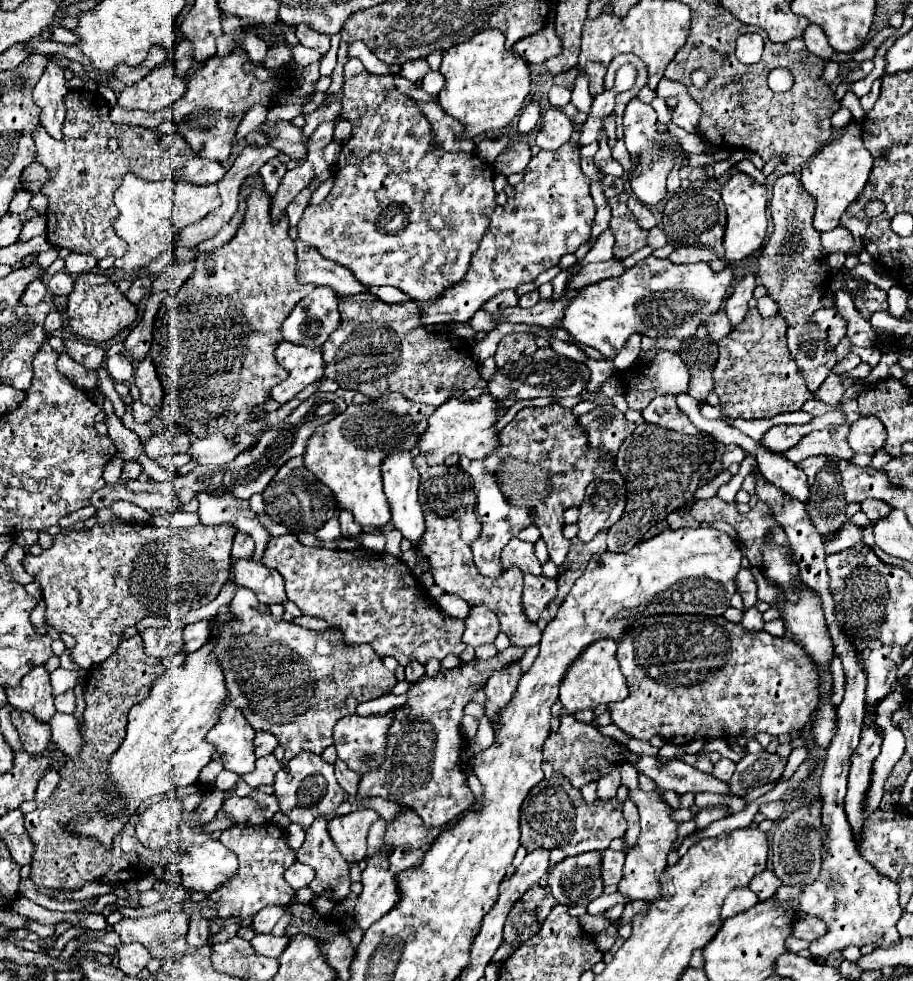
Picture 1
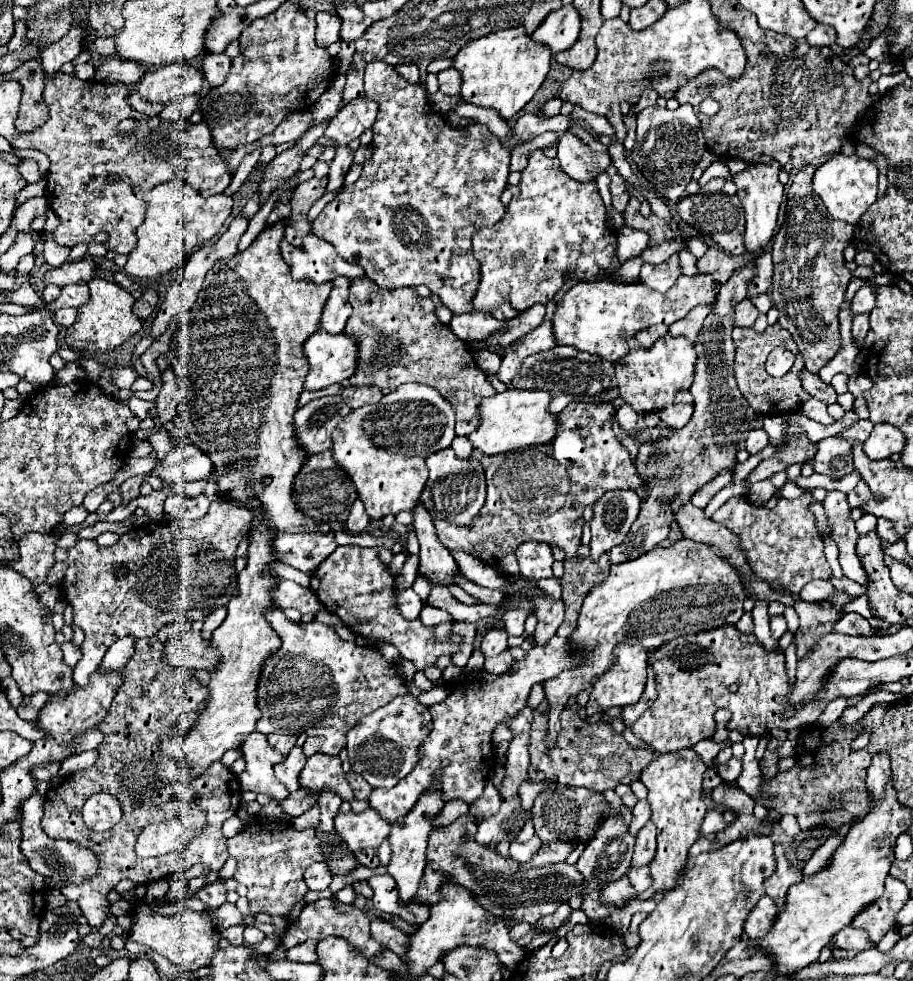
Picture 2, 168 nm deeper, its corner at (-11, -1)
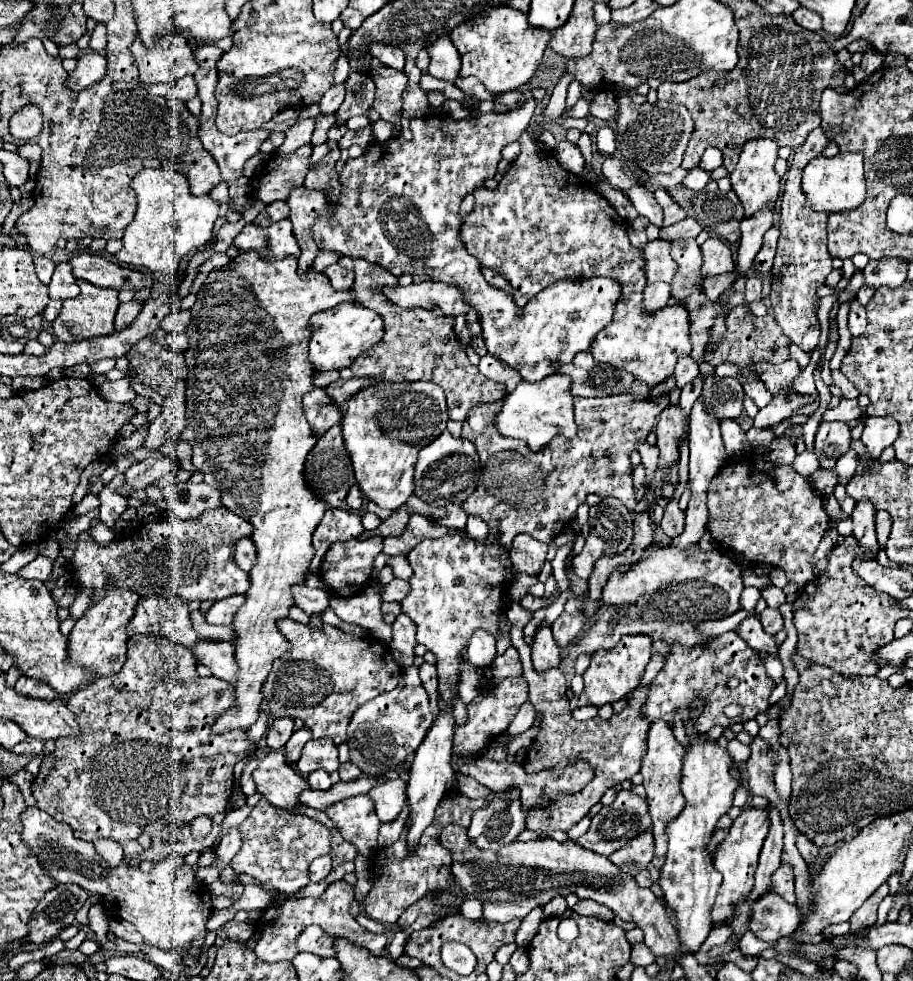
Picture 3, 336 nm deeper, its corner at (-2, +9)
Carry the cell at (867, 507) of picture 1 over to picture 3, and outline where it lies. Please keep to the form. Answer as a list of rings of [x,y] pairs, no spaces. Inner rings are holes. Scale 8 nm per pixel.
[[[876,511],[876,535],[878,535],[880,549],[886,547],[886,541],[888,541],[888,535],[890,535],[890,525],[892,525],[890,515],[886,511]]]

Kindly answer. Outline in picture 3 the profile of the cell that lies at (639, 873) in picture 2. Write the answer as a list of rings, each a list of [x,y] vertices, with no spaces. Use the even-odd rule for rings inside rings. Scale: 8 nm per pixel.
[[[648,865],[648,867],[642,869],[642,873],[638,873],[634,879],[636,879],[638,885],[642,885],[642,887],[650,887],[658,877],[660,877],[660,873],[658,873],[652,865]]]

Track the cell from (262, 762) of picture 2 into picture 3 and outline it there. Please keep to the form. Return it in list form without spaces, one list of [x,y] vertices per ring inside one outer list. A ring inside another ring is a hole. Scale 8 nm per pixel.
[[[282,751],[266,753],[252,773],[252,779],[258,793],[262,793],[272,805],[288,811],[298,805],[298,793],[308,789],[308,783],[286,763]]]

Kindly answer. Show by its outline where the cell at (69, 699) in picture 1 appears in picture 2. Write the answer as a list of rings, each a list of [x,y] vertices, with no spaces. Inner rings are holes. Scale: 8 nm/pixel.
[[[223,499],[213,501],[209,513],[197,521],[167,521],[147,523],[125,535],[113,547],[99,547],[97,541],[79,539],[67,557],[67,573],[63,579],[63,593],[67,603],[73,605],[73,619],[85,631],[81,645],[83,657],[75,665],[73,681],[83,687],[89,675],[101,665],[107,649],[125,635],[153,637],[157,631],[173,621],[195,617],[195,613],[209,615],[217,607],[229,603],[231,597],[239,595],[235,575],[235,549],[243,537],[253,529],[253,513],[245,507],[225,503]]]

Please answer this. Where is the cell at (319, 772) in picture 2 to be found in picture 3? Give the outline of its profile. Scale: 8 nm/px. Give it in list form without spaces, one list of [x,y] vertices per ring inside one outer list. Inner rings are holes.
[[[318,739],[308,741],[302,749],[302,755],[296,763],[298,773],[312,773],[316,769],[324,769],[328,773],[334,773],[338,769],[338,749],[330,739]]]

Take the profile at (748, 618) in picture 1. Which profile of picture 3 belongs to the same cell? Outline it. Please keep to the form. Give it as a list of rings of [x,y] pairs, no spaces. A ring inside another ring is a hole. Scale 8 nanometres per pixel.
[[[766,607],[764,613],[760,615],[760,623],[764,625],[766,633],[774,635],[774,633],[778,633],[778,631],[782,629],[782,615],[780,615],[778,609],[770,609],[770,607]]]

